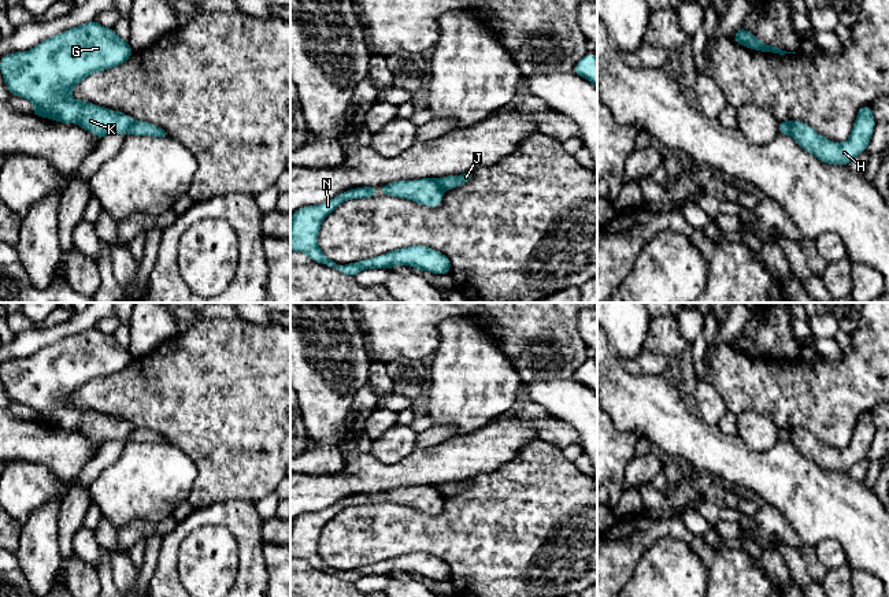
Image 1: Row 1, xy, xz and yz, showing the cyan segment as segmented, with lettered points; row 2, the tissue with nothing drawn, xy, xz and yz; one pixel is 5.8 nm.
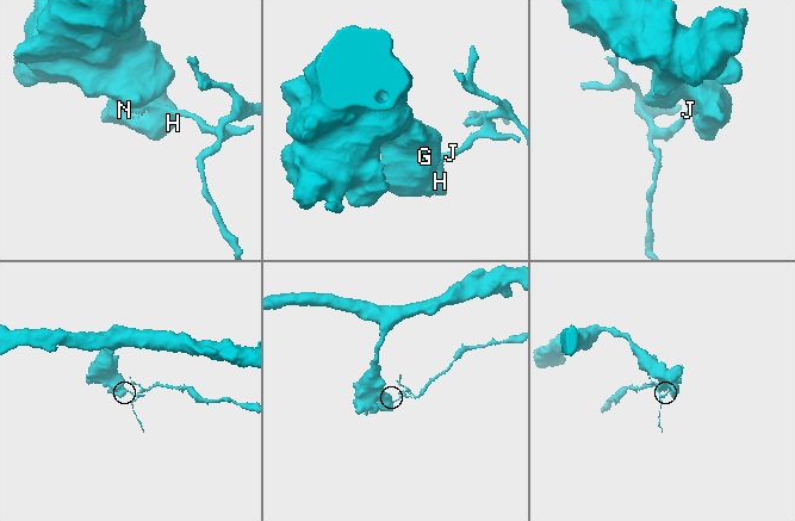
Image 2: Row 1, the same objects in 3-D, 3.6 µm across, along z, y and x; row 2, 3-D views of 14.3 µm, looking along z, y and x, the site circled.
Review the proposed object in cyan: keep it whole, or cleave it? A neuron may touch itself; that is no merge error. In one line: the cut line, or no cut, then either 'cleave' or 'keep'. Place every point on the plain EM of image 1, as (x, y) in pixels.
cut xy (134, 427), (129, 440); cleave

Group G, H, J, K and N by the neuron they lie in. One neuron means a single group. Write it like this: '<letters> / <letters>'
G H K N / J

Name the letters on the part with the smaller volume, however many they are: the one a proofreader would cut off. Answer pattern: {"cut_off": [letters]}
{"cut_off": ["J"]}

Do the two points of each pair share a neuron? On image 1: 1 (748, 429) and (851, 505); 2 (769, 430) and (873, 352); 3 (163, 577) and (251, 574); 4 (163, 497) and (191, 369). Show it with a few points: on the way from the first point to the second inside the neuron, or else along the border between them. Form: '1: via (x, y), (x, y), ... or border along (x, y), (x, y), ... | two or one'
1: border along (741, 438), (755, 451), (769, 451), (778, 441) | two
2: border along (747, 410), (765, 414), (778, 427) | two
3: via (174, 540), (197, 518), (228, 518), (247, 537) | one
4: border along (166, 442), (178, 447), (196, 468) | two

